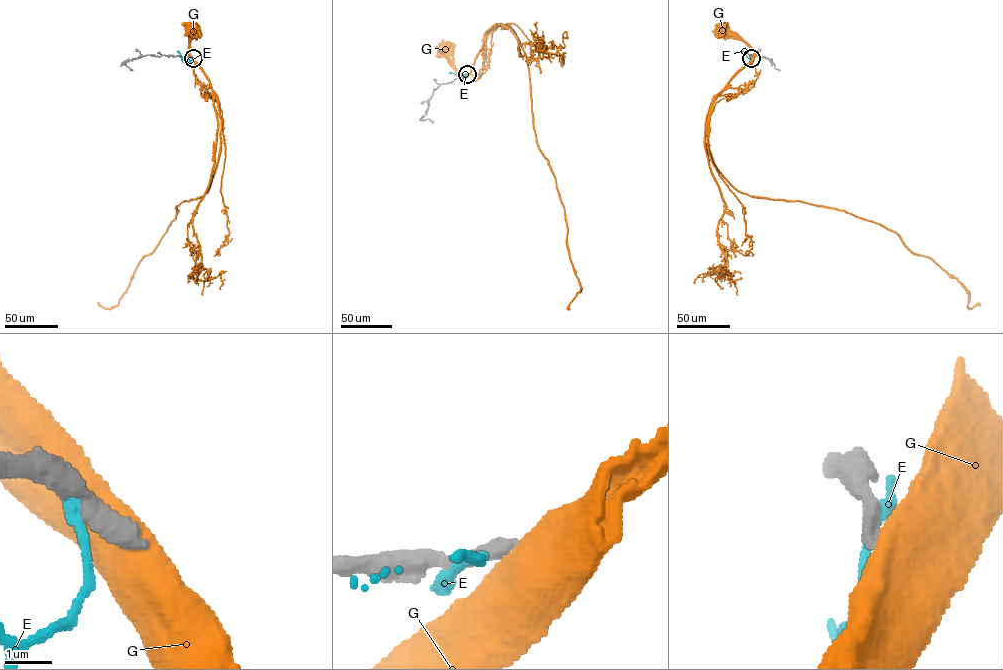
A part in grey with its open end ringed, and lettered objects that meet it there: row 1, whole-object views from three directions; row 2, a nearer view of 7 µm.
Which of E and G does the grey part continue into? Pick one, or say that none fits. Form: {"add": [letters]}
{"add": []}

